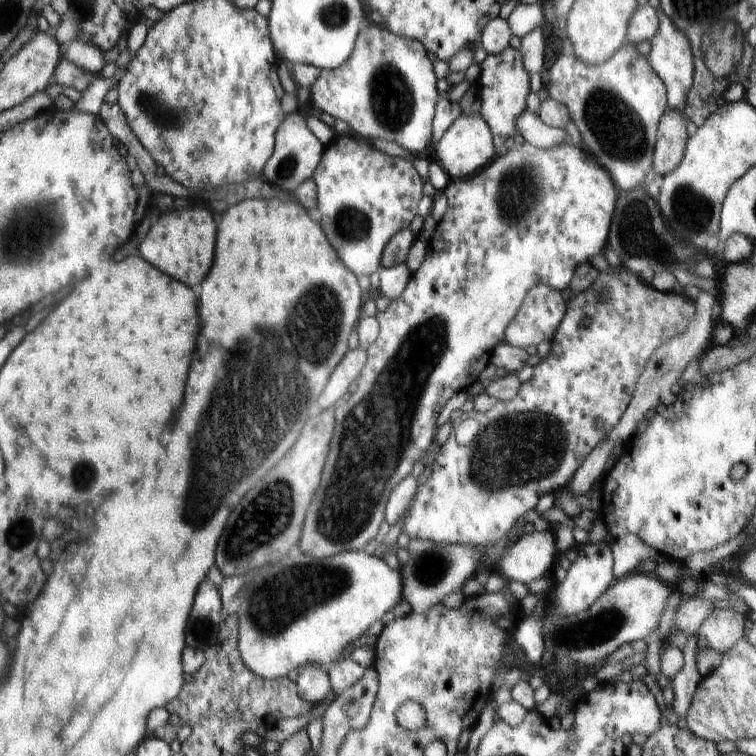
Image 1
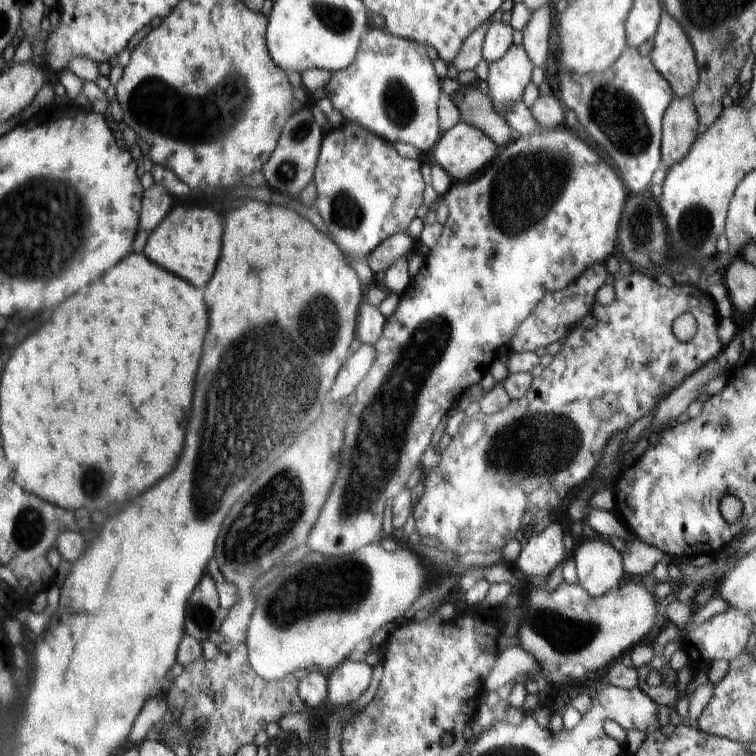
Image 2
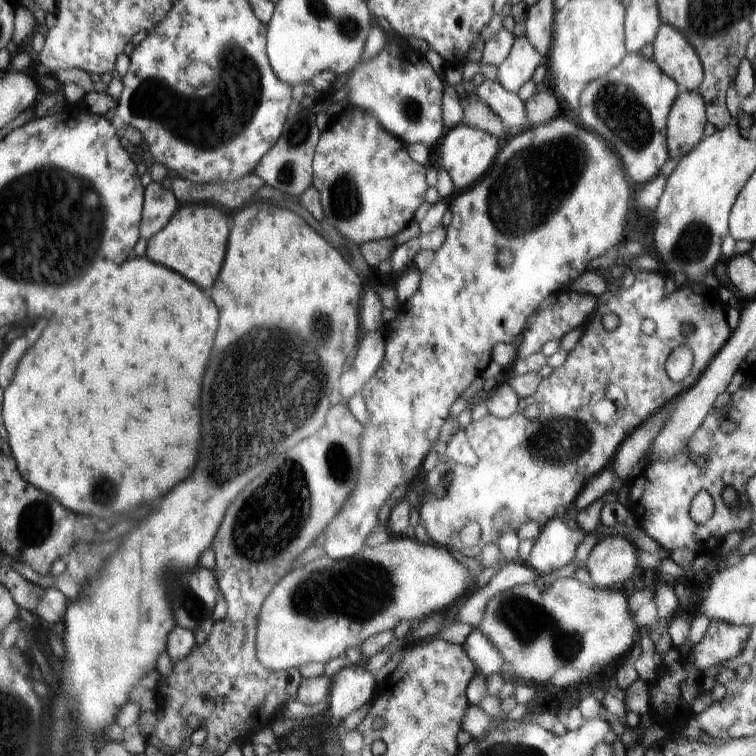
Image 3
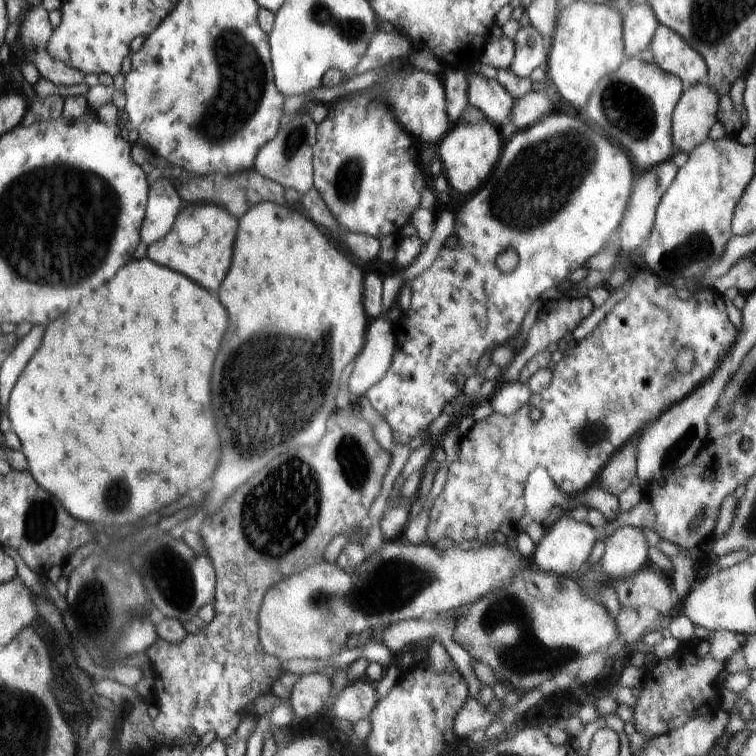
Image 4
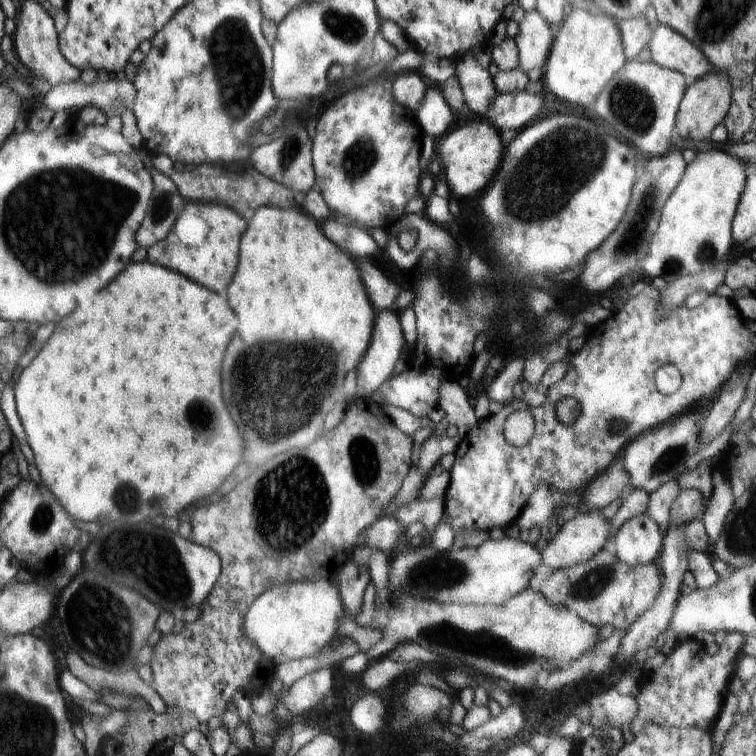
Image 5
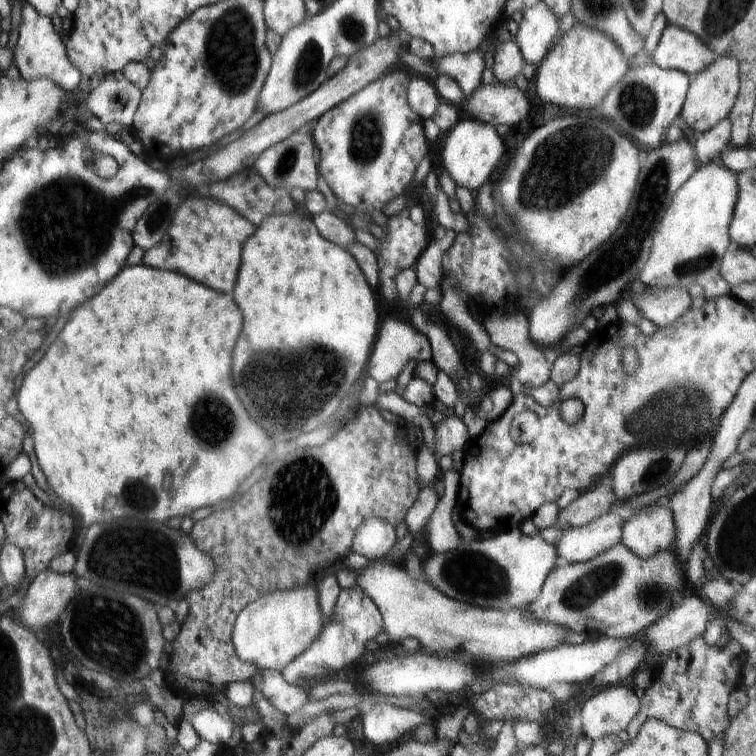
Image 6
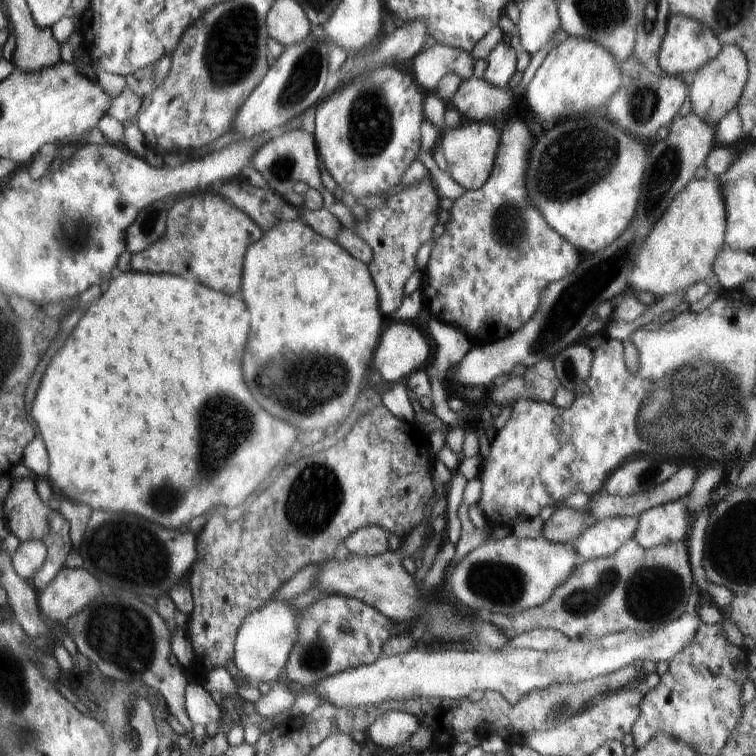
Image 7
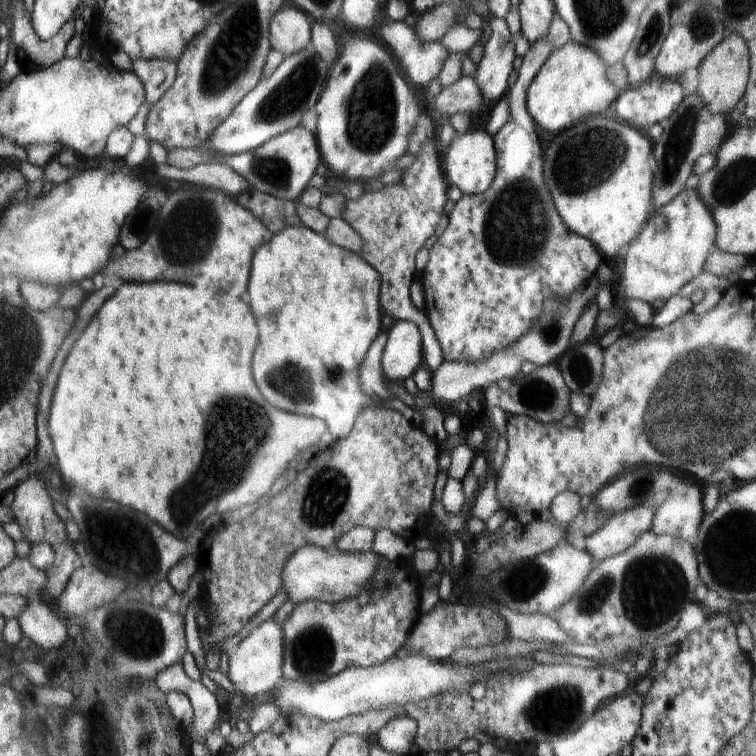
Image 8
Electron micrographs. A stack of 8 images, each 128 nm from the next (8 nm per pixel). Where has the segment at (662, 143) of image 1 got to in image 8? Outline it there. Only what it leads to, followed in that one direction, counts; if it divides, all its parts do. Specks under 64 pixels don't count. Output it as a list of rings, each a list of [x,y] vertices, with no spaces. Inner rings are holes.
[[[727,33],[724,40],[716,46],[699,66],[699,82],[696,94],[702,98],[712,114],[730,114],[736,103],[744,96],[749,80],[749,48],[742,34]]]

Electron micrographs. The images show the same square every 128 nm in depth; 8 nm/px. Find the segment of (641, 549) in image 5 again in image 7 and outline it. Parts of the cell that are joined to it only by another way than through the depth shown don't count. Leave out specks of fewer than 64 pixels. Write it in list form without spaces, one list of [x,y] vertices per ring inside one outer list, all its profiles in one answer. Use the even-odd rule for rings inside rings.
[[[679,499],[649,508],[639,515],[633,538],[642,548],[683,541],[688,538],[692,523],[691,511]]]

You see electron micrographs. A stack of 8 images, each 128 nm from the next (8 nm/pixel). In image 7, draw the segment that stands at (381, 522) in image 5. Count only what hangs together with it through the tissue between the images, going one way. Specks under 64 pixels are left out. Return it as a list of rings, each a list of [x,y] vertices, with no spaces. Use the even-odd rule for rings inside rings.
[[[365,526],[344,540],[342,550],[354,556],[376,556],[388,551],[388,536],[391,532],[380,526]]]

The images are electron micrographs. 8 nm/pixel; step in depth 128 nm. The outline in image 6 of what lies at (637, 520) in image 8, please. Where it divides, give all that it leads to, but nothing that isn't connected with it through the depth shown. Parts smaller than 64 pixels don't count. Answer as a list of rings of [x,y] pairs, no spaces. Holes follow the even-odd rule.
[[[610,511],[584,527],[570,527],[560,531],[555,544],[559,559],[568,563],[584,563],[621,543],[624,520]]]

